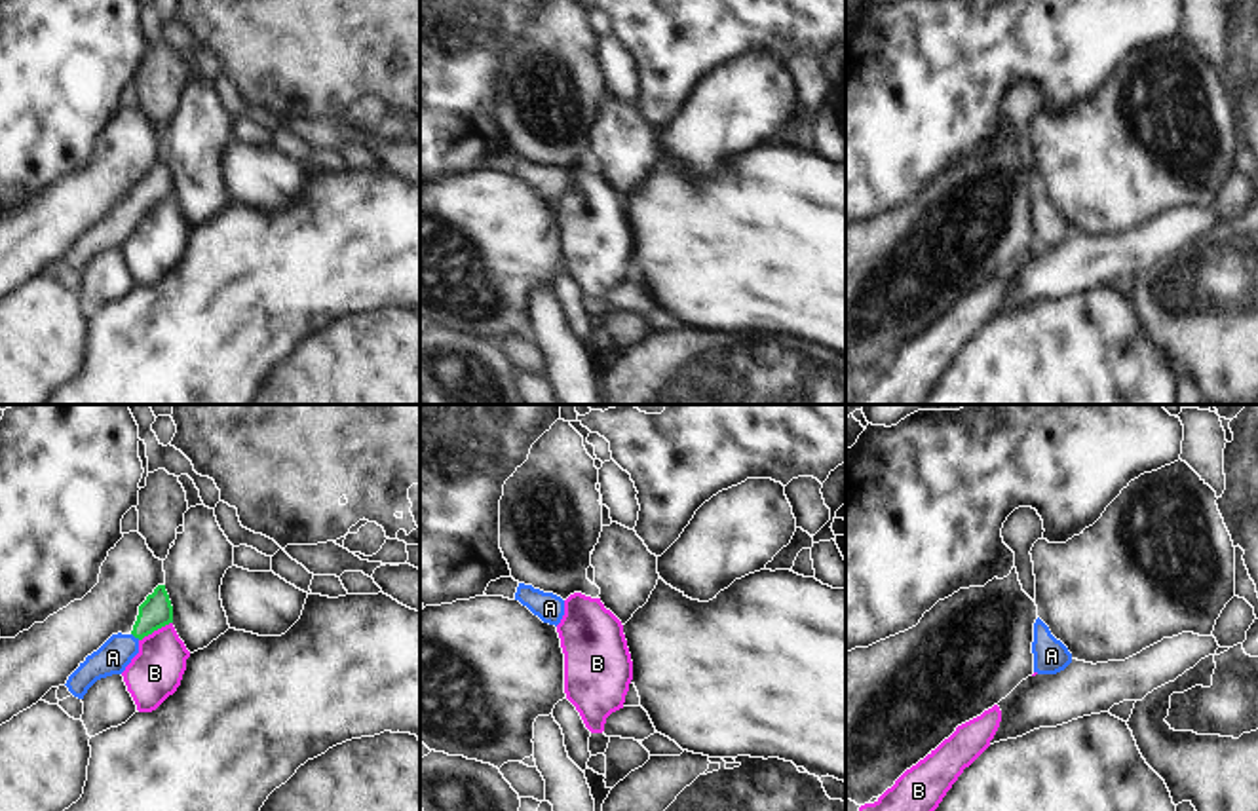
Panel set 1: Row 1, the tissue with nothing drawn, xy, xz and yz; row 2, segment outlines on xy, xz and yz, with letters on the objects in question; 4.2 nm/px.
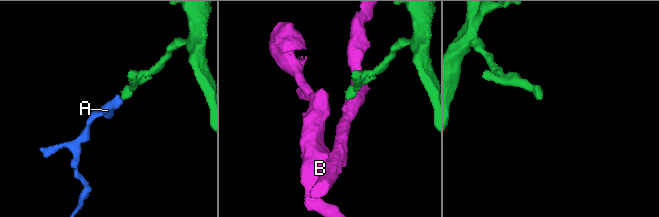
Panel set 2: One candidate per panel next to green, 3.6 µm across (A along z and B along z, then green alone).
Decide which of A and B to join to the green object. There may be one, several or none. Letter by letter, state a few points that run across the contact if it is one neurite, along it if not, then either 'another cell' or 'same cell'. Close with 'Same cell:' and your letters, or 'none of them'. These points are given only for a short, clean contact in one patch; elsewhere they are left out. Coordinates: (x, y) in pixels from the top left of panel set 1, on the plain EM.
A: line xy (156, 187), (135, 211), (113, 232); same cell
B: another cell
Same cell: A

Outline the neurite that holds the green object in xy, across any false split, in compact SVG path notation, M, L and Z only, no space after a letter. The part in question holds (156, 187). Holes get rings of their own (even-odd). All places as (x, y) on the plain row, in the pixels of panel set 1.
M158 160L139 180L139 190L129 209L112 209L97 226L68 251L68 266L84 273L87 264L101 253L122 249L139 228L139 217L154 205L173 198L173 180L165 160Z

